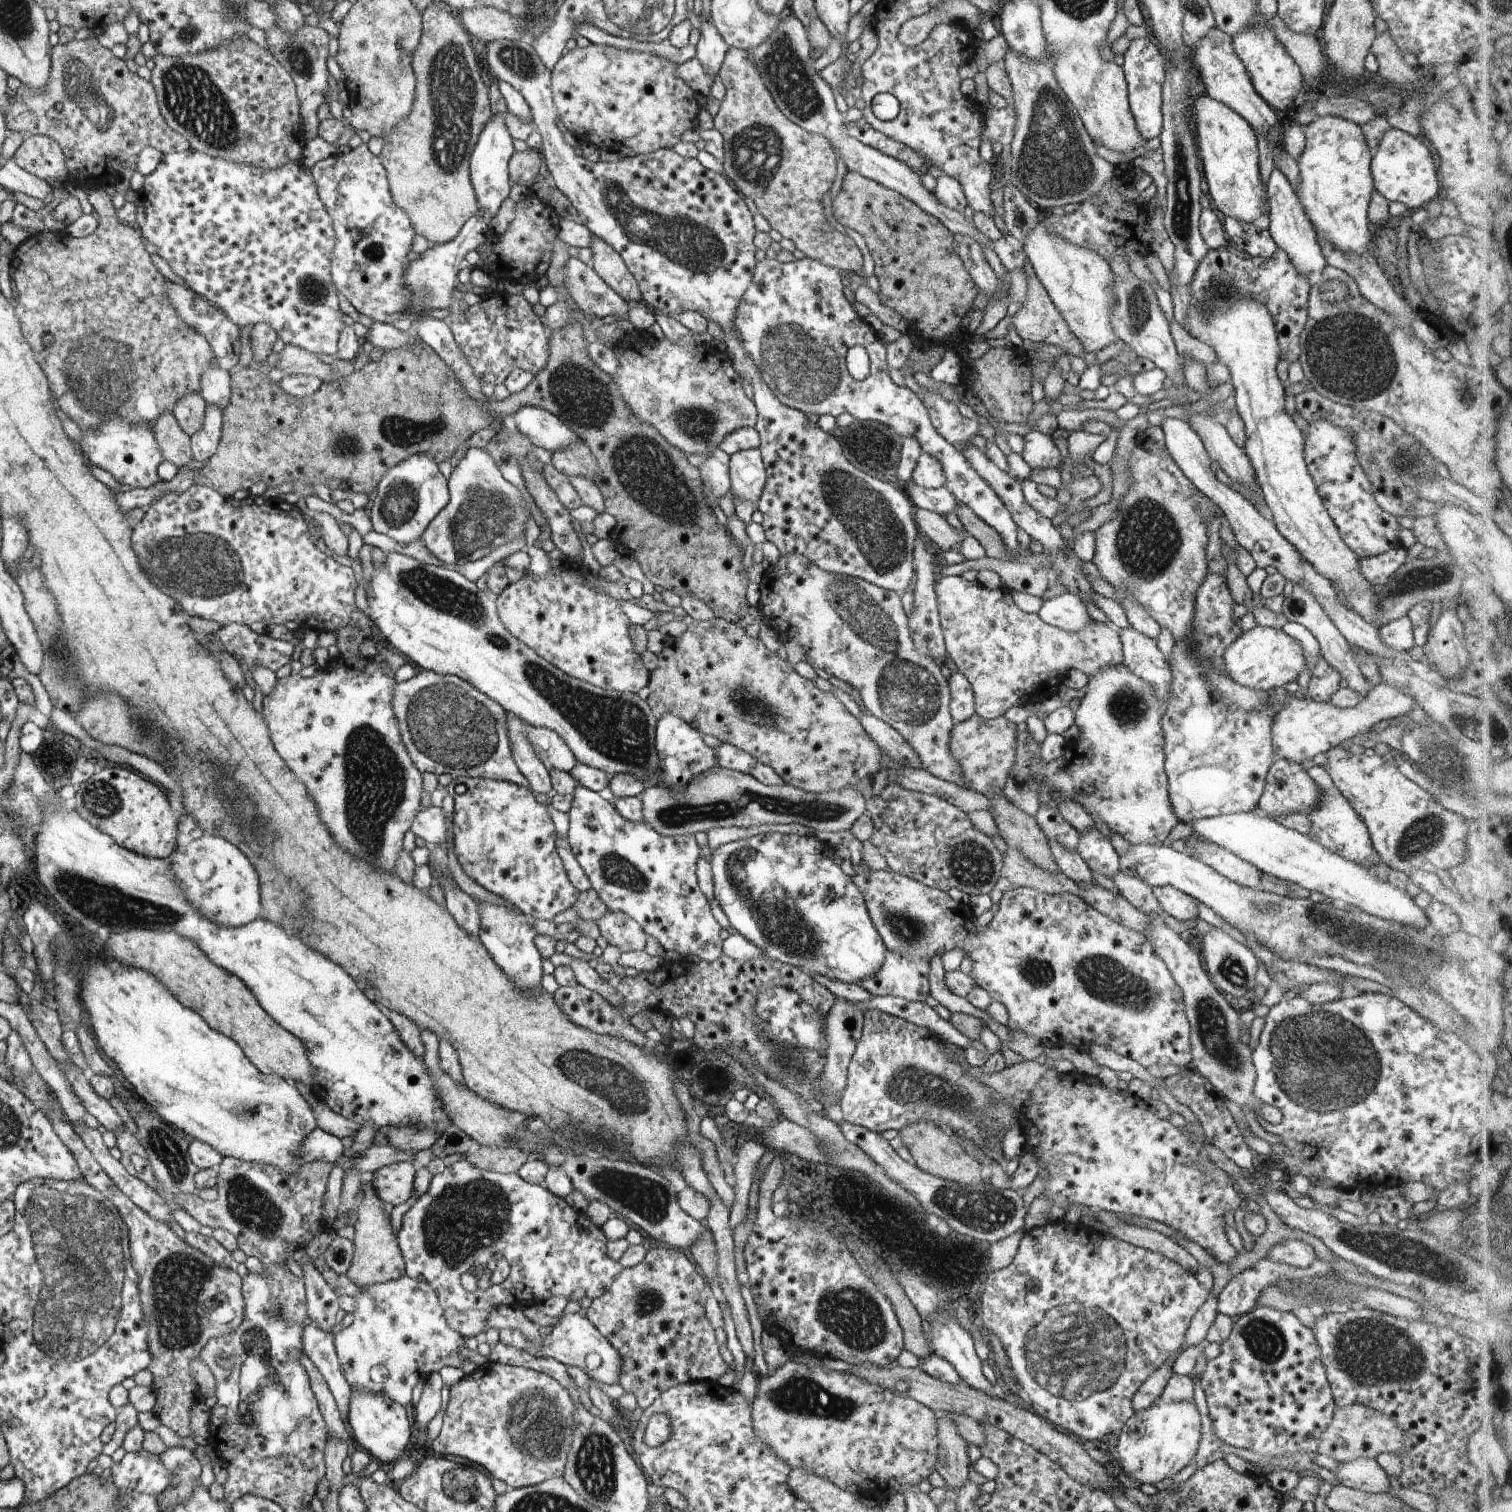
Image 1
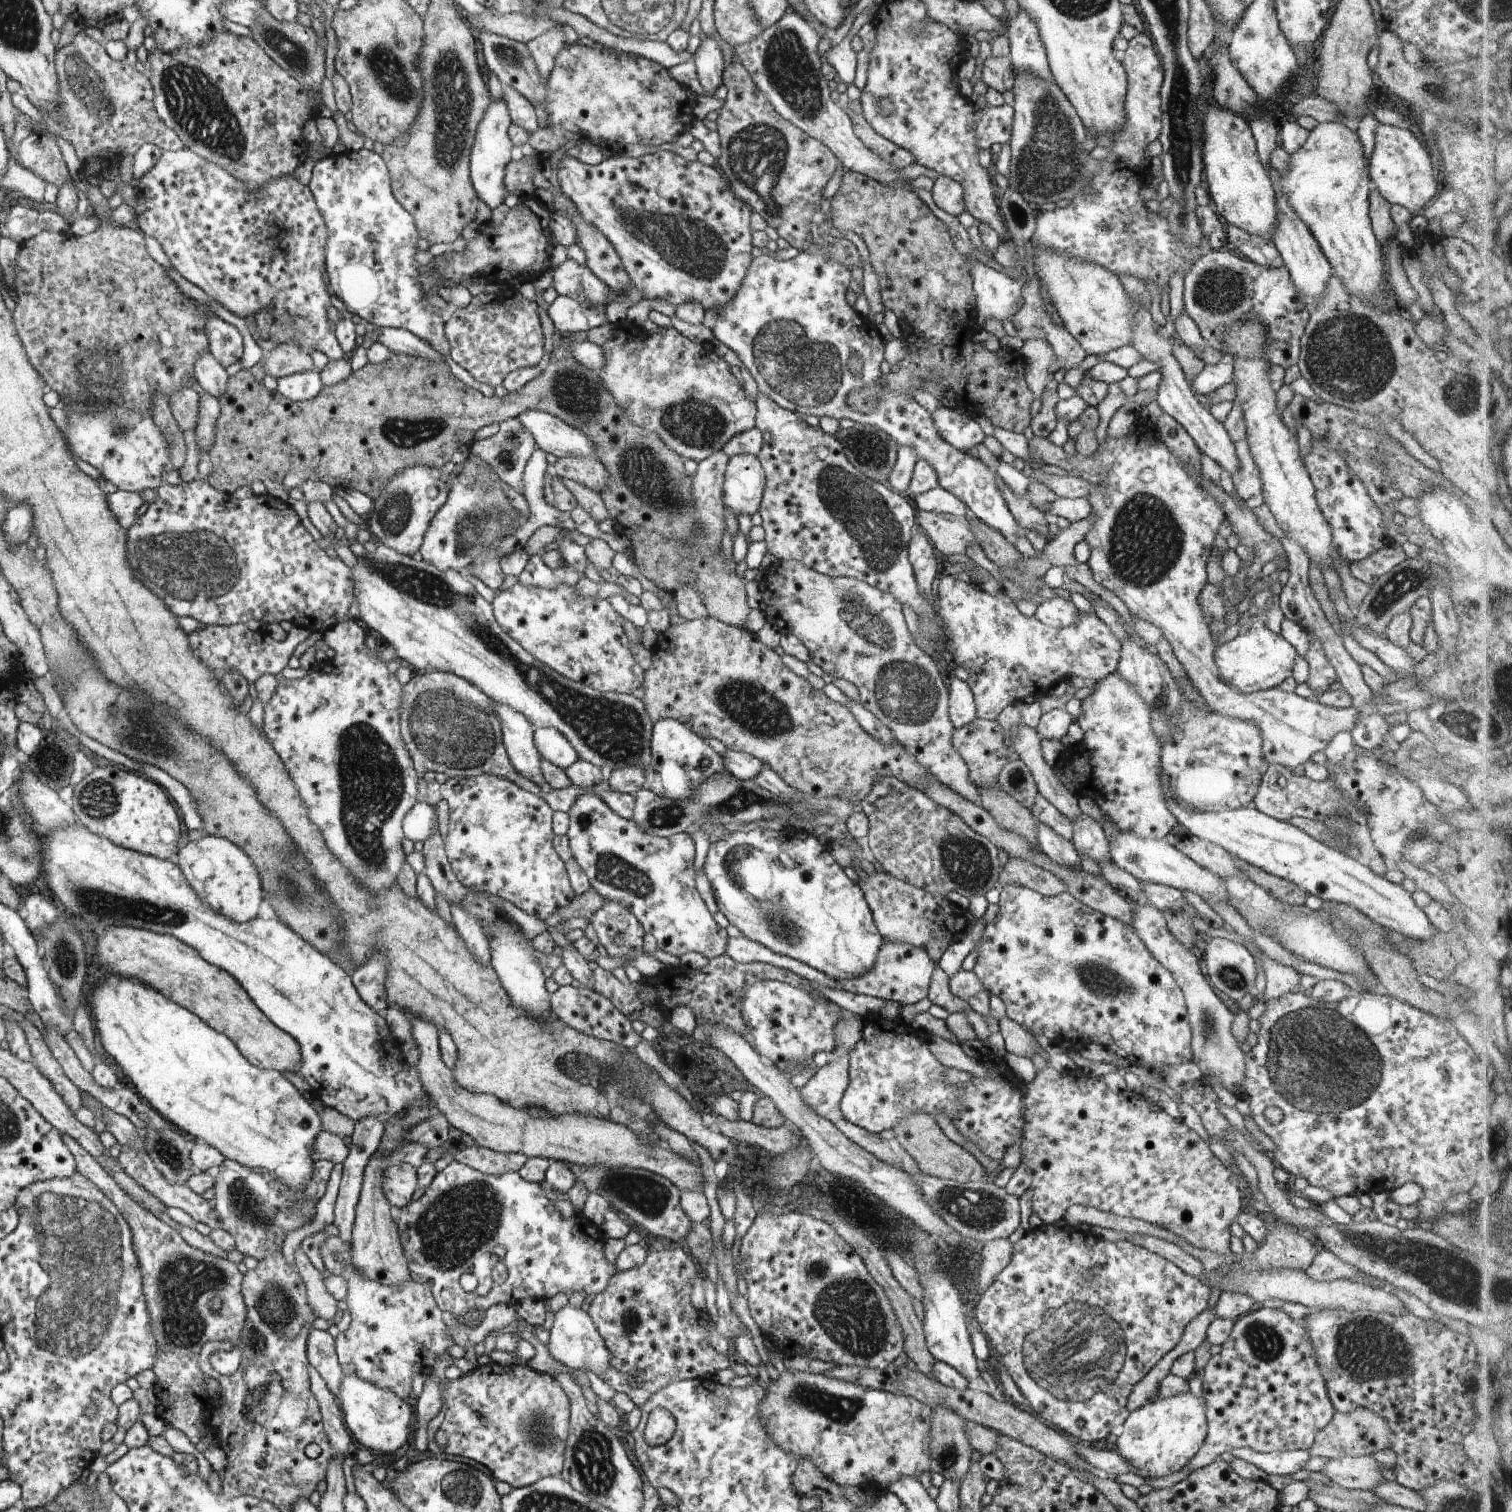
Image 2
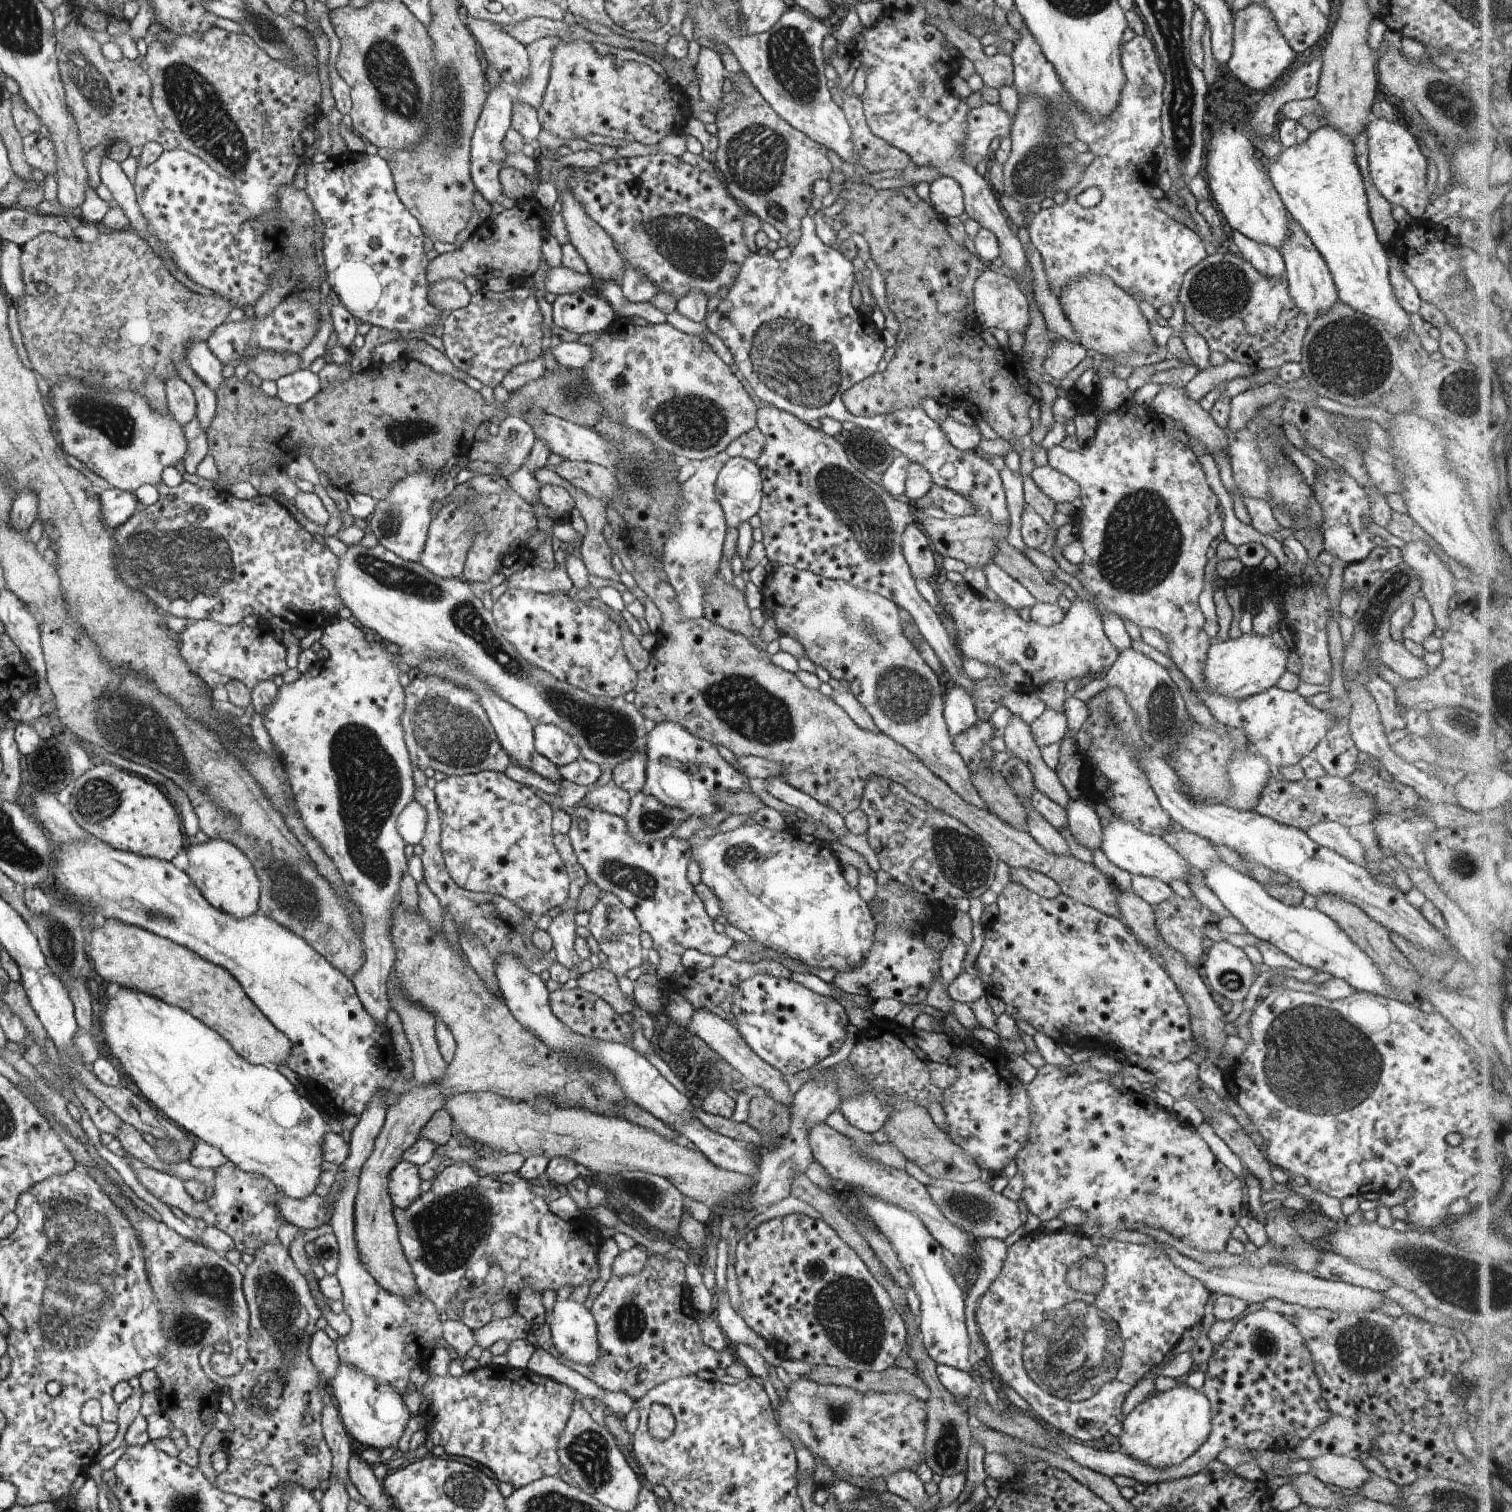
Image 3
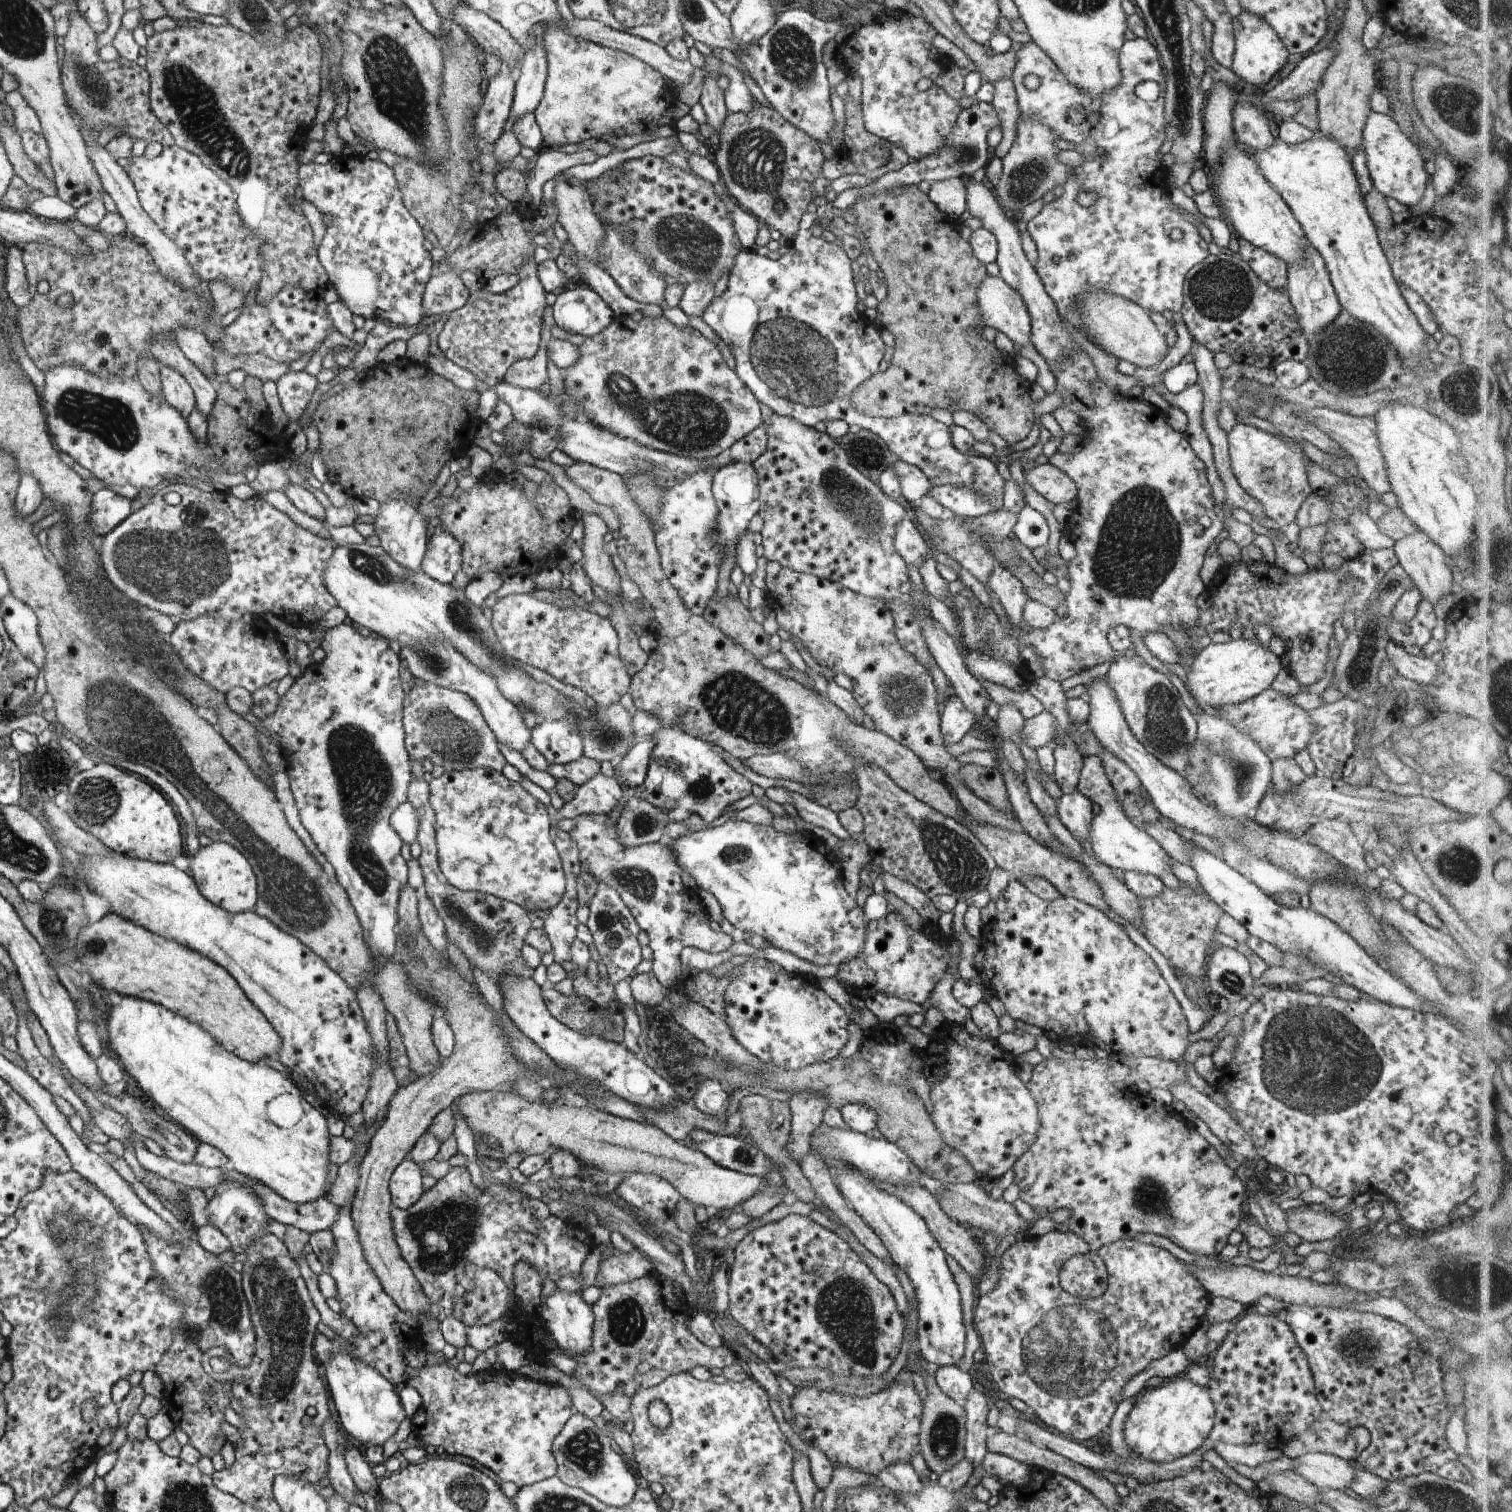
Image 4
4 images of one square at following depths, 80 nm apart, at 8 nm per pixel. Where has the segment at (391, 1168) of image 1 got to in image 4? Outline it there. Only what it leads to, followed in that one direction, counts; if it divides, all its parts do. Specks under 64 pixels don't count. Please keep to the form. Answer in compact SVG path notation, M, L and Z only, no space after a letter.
M412 1159L398 1164L389 1181L393 1206L407 1210L419 1202L425 1194L422 1178L421 1166Z

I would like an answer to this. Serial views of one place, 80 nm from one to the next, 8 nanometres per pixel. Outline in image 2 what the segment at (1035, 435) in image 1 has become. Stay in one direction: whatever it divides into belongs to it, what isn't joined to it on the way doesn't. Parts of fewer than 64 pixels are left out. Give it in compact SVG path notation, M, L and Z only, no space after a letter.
M1139 418L1136 426L1126 435L1103 441L1090 456L1078 453L1072 456L1061 448L1051 447L1048 439L1036 436L1029 439L1029 448L1032 459L1040 456L1044 465L1060 467L1069 475L1082 478L1090 484L1090 494L1086 496L1086 500L1094 517L1084 540L1090 546L1087 564L1096 583L1112 591L1125 604L1133 618L1150 622L1161 630L1190 683L1215 713L1258 726L1262 736L1262 756L1267 765L1282 764L1293 770L1307 762L1312 754L1324 751L1326 744L1336 734L1354 728L1358 712L1352 707L1336 709L1324 706L1313 698L1306 699L1294 692L1284 692L1280 687L1246 694L1222 682L1214 664L1215 637L1211 635L1205 622L1199 596L1208 583L1206 567L1214 549L1215 536L1227 517L1218 500L1206 492L1202 482L1194 478L1194 474L1190 474L1186 466L1182 466L1178 456L1158 437L1156 426Z

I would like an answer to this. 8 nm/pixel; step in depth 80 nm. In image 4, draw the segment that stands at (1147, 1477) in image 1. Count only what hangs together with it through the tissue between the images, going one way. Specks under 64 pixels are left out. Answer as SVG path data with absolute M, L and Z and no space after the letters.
M1185 1375L1170 1378L1158 1388L1145 1389L1135 1400L1124 1424L1126 1444L1142 1459L1153 1462L1170 1463L1195 1452L1207 1440L1215 1418L1214 1404L1205 1387L1194 1384Z

